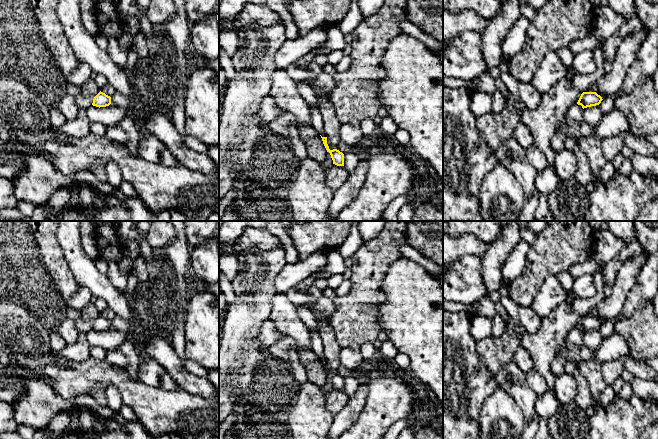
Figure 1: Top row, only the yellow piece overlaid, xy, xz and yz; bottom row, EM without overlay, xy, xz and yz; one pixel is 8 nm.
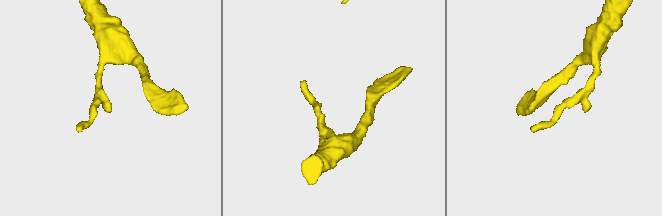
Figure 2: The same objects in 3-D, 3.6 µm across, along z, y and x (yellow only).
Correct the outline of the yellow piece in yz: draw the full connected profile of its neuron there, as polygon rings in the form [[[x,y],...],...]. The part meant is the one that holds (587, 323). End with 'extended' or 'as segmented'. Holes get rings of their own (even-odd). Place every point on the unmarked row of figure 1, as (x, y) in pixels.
[[[583,316],[577,326],[582,332],[599,329],[602,325],[602,321],[596,316]]] | as segmented

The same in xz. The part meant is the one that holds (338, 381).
[[[321,360],[321,362],[322,362],[323,368],[324,368],[327,376],[329,376],[331,379],[333,388],[335,388],[337,390],[344,390],[344,378],[337,373],[330,374],[329,370],[327,368],[327,361]]] | as segmented

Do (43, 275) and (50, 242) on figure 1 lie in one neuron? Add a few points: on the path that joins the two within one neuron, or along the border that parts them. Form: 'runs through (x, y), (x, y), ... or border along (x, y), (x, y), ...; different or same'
runs through (43, 267), (43, 250); same

